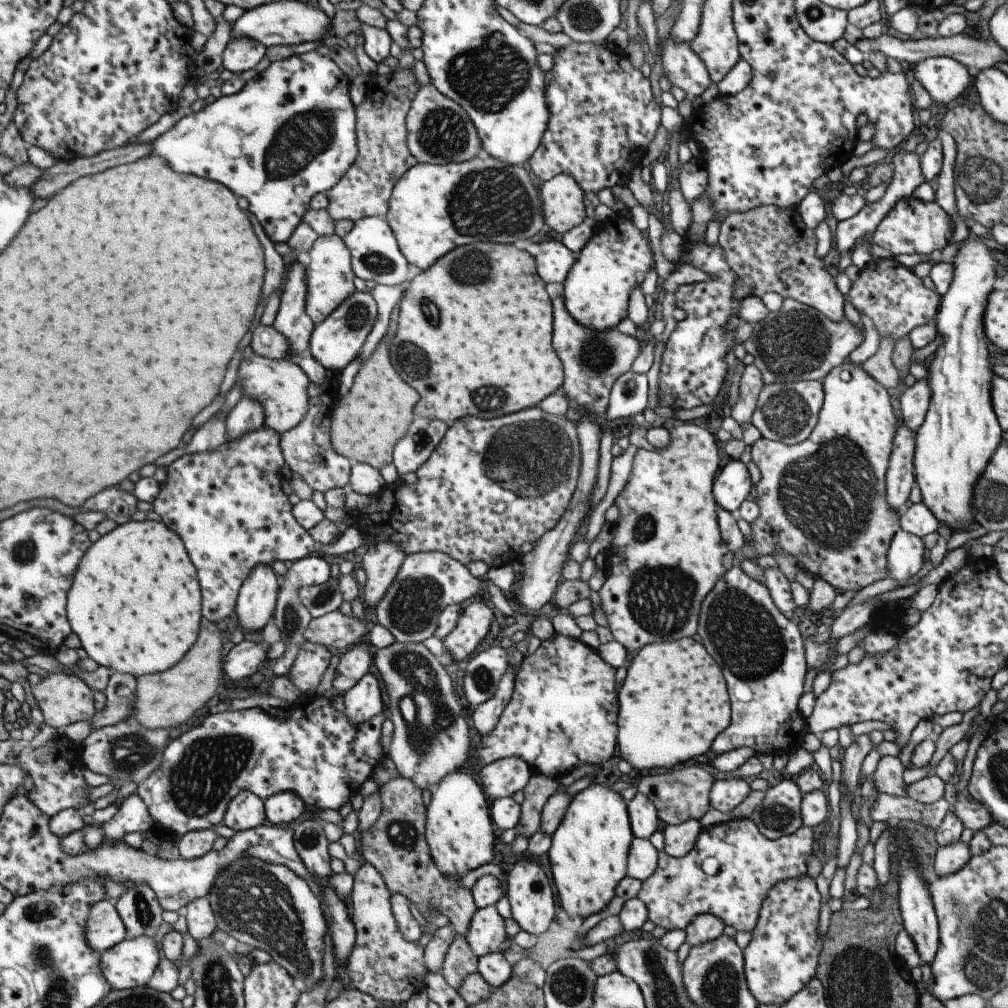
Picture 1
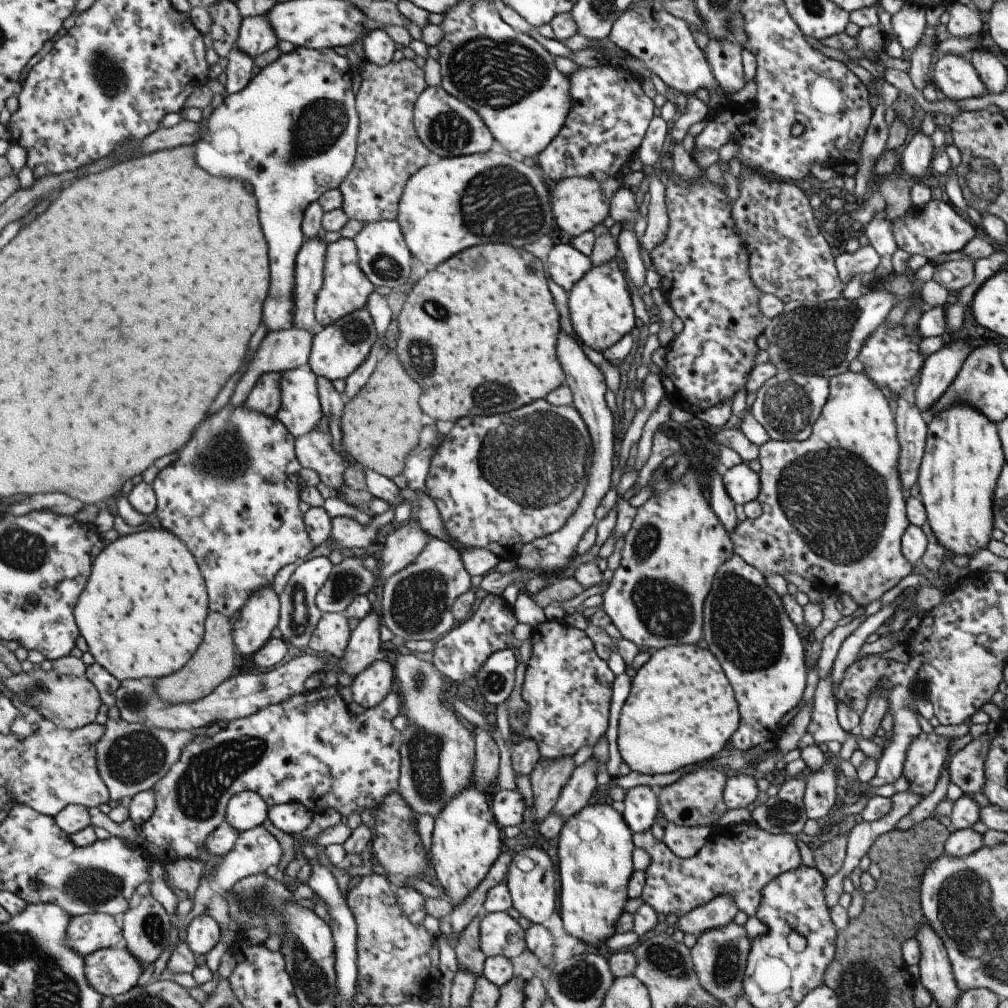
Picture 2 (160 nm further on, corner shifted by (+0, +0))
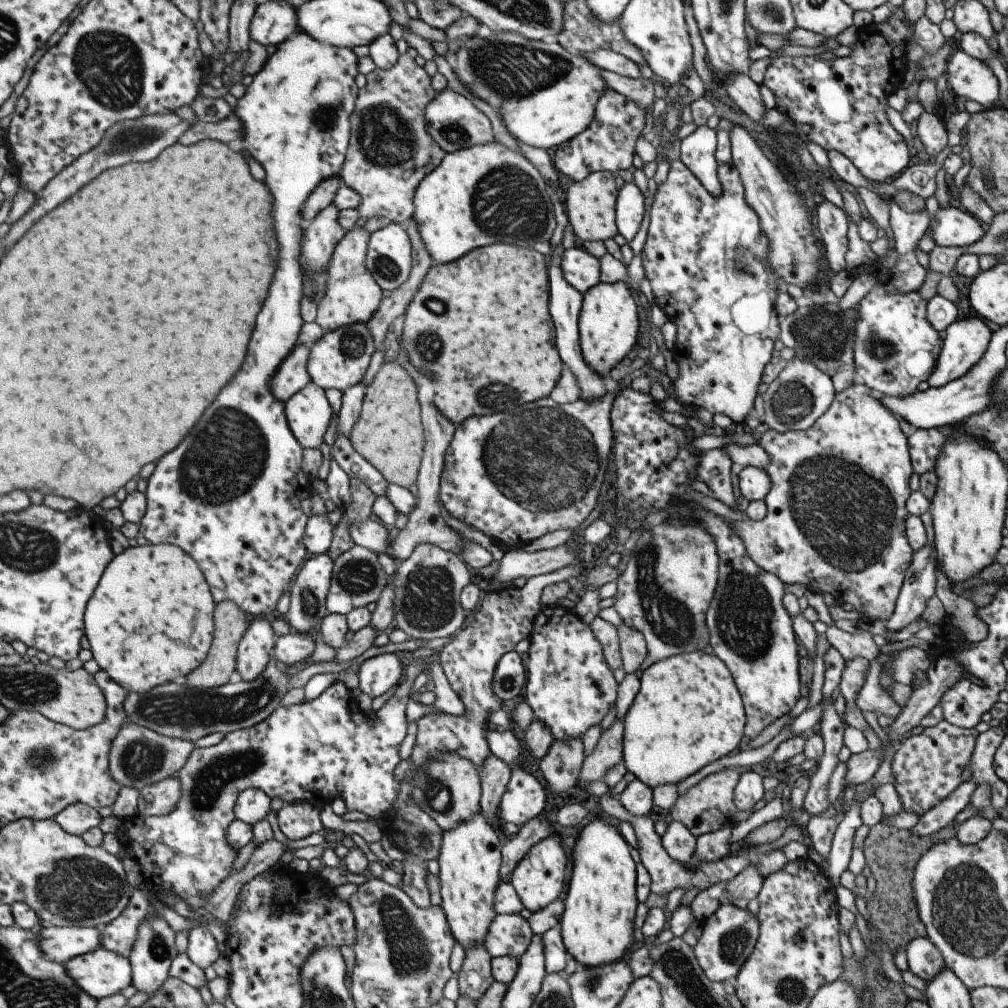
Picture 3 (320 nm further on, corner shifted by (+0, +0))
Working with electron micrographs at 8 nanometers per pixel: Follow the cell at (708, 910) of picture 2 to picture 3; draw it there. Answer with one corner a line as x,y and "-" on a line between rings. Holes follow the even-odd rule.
755,865
746,866
726,885
721,902
730,903
731,899
749,900
755,898
762,887
764,876

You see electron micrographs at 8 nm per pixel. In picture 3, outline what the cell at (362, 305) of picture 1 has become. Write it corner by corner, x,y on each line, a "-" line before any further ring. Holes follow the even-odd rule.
353,323
336,328
335,331
327,331
316,340
310,346
306,369
311,382
319,388
336,388
342,393
345,389
361,382
373,351
373,341
366,324

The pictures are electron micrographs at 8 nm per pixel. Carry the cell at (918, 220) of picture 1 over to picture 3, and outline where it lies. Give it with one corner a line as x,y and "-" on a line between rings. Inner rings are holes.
938,206
934,220
929,222
925,233
932,238
935,246
965,247
977,243
984,232
979,222
966,211
952,206

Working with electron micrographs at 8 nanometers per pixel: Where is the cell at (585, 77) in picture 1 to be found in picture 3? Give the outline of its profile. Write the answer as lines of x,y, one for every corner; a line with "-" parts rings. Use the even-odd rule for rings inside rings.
605,89
596,102
594,117
587,128
564,143
558,144
553,156
553,166
573,181
583,180
595,171
617,172
631,166
634,144
645,126
645,111
618,92

